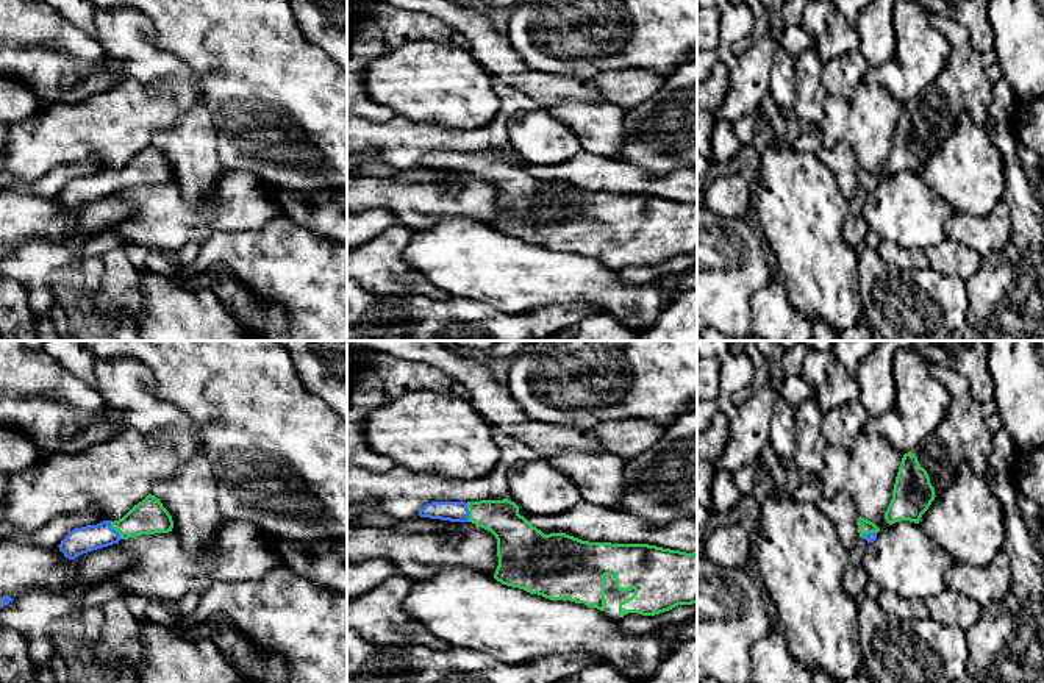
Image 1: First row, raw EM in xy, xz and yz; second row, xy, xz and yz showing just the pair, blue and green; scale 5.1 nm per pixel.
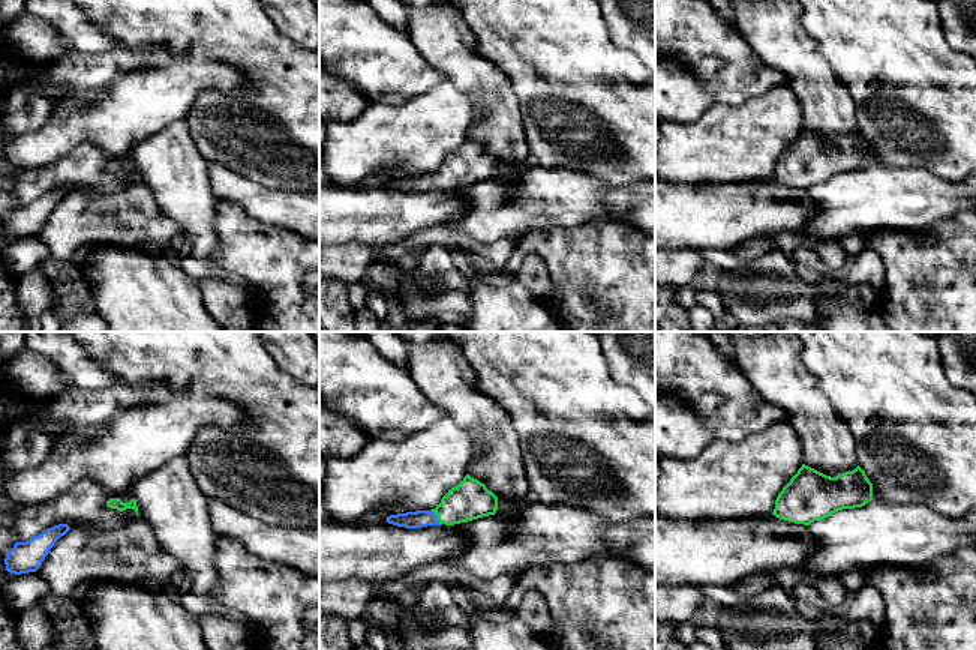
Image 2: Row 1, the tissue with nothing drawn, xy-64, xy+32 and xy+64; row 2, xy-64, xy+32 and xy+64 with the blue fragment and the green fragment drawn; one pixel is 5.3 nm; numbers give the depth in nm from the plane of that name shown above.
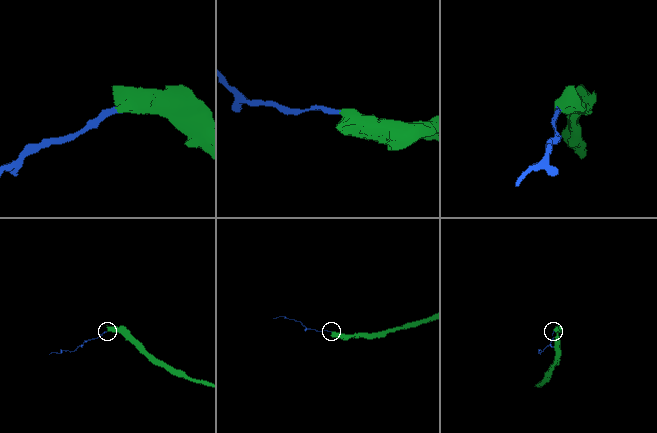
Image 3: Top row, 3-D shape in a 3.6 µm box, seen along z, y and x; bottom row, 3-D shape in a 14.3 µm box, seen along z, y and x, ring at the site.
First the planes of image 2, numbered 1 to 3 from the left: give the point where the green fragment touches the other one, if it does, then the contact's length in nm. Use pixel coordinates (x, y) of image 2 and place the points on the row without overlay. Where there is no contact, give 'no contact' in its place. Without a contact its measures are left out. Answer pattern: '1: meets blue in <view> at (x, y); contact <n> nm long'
1: no contact
2: meets blue in xy+32 at (437, 182); contact 90 nm long
3: no contact

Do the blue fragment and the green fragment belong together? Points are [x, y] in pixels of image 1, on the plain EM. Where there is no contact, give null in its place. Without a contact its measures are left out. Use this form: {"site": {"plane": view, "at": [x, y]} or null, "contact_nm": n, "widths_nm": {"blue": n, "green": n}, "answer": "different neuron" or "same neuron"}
{"site": {"plane": "xy", "at": [114, 180]}, "contact_nm": 110, "widths_nm": {"blue": 140, "green": 180}, "answer": "same neuron"}

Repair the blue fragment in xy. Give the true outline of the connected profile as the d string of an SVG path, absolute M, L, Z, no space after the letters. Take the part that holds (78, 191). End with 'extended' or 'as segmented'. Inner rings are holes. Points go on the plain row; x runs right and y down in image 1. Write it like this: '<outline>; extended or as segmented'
M148 144L142 152L134 155L119 170L103 170L97 175L88 175L72 180L58 195L66 208L77 206L117 194L120 189L139 184L169 183L173 170L159 148Z; extended

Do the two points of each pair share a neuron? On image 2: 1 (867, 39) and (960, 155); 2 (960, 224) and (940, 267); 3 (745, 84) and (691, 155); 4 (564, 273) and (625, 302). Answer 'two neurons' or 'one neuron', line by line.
1: one neuron
2: two neurons
3: two neurons
4: one neuron

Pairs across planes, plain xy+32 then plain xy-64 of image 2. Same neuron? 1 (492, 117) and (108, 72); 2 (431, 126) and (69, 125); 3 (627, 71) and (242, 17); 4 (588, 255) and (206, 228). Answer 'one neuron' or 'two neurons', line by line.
1: two neurons
2: one neuron
3: one neuron
4: two neurons

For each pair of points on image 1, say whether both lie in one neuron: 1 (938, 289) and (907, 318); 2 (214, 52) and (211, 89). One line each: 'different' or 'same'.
1: same
2: same

